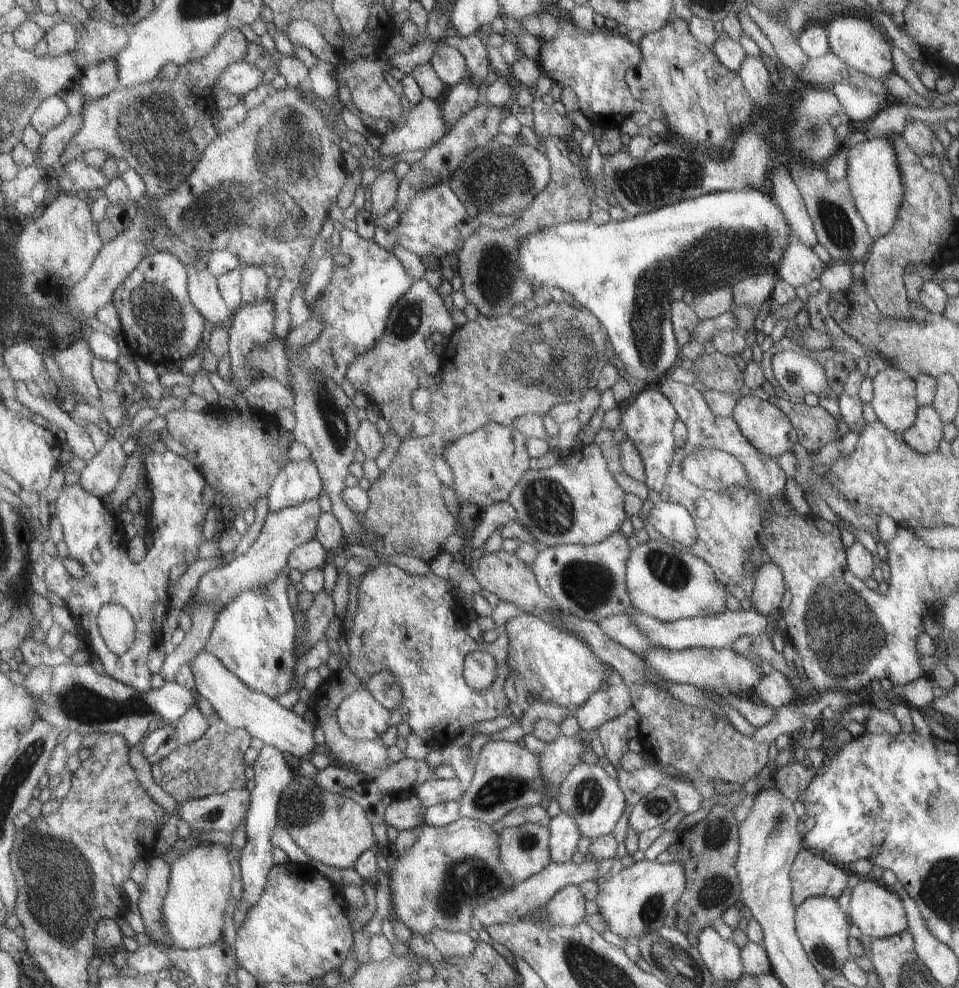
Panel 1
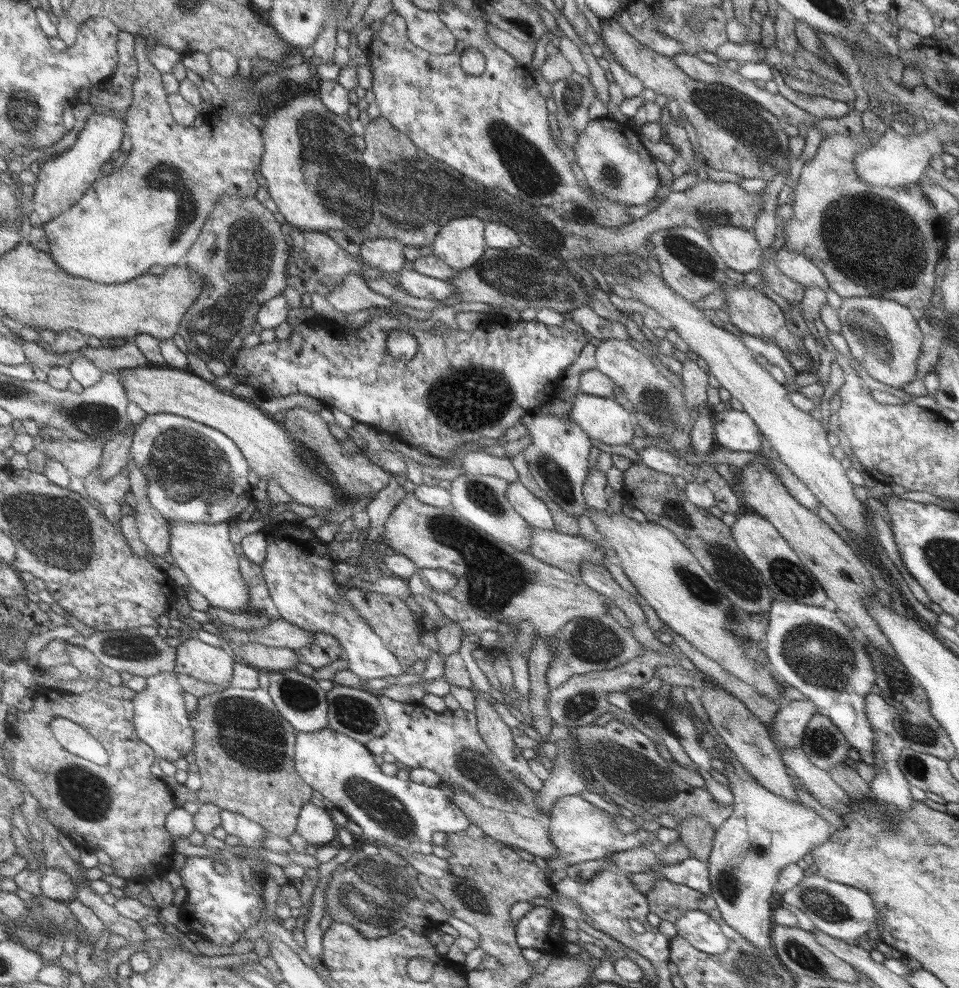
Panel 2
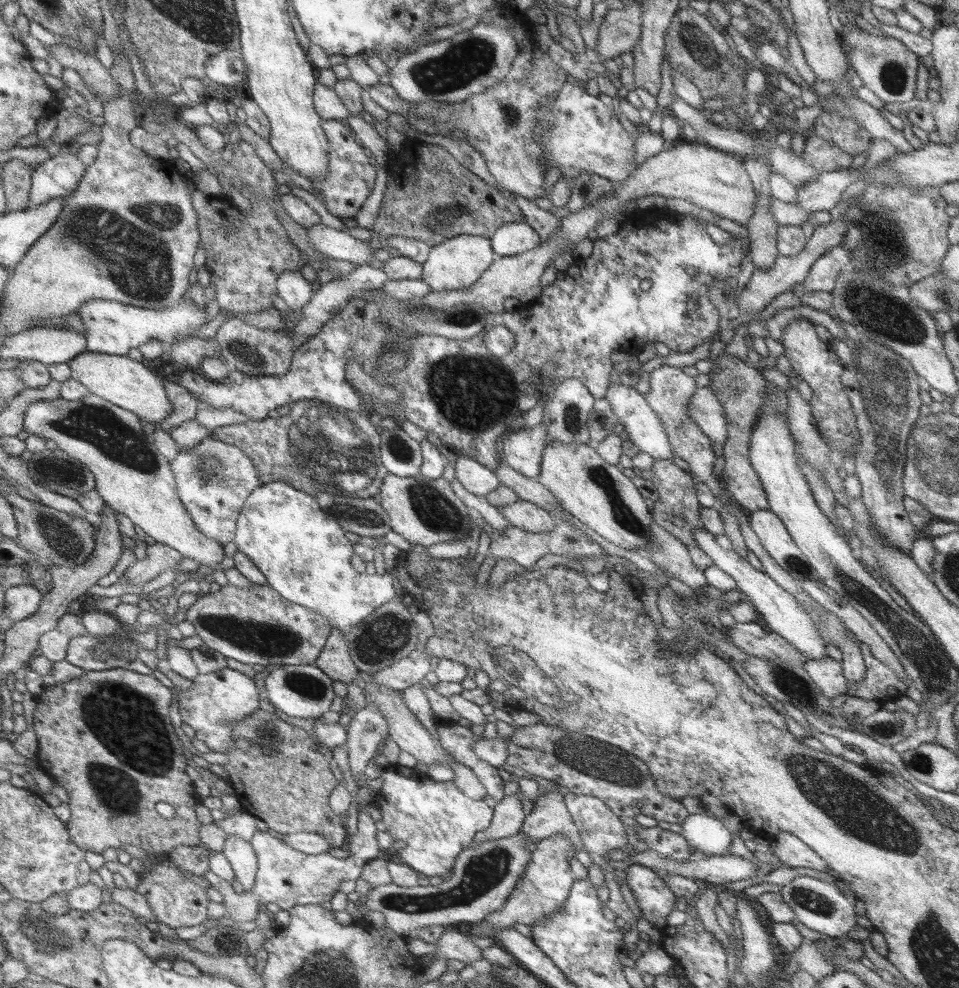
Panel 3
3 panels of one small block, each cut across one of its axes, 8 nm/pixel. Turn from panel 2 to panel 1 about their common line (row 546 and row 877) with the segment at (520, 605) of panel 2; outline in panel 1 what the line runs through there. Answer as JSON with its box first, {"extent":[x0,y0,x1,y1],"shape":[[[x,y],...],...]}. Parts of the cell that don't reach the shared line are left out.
{"extent":[389,816,515,937],"shape":[[[461,816],[444,827],[427,824],[413,848],[396,857],[391,870],[389,891],[397,922],[426,937],[433,928],[469,932],[473,908],[515,884],[511,875],[498,865],[497,839],[490,825],[469,817]]]}

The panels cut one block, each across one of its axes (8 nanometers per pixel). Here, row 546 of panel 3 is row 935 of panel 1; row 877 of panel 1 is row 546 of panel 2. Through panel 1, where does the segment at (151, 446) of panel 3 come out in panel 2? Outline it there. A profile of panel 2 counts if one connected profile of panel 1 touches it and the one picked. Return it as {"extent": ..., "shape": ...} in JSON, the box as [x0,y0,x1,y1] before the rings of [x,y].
{"extent":[170,520,249,614],"shape":[[[177,520],[170,522],[174,566],[184,572],[189,585],[202,594],[211,607],[235,614],[249,610],[249,587],[240,571],[240,555],[231,542],[229,524],[193,524]]]}

